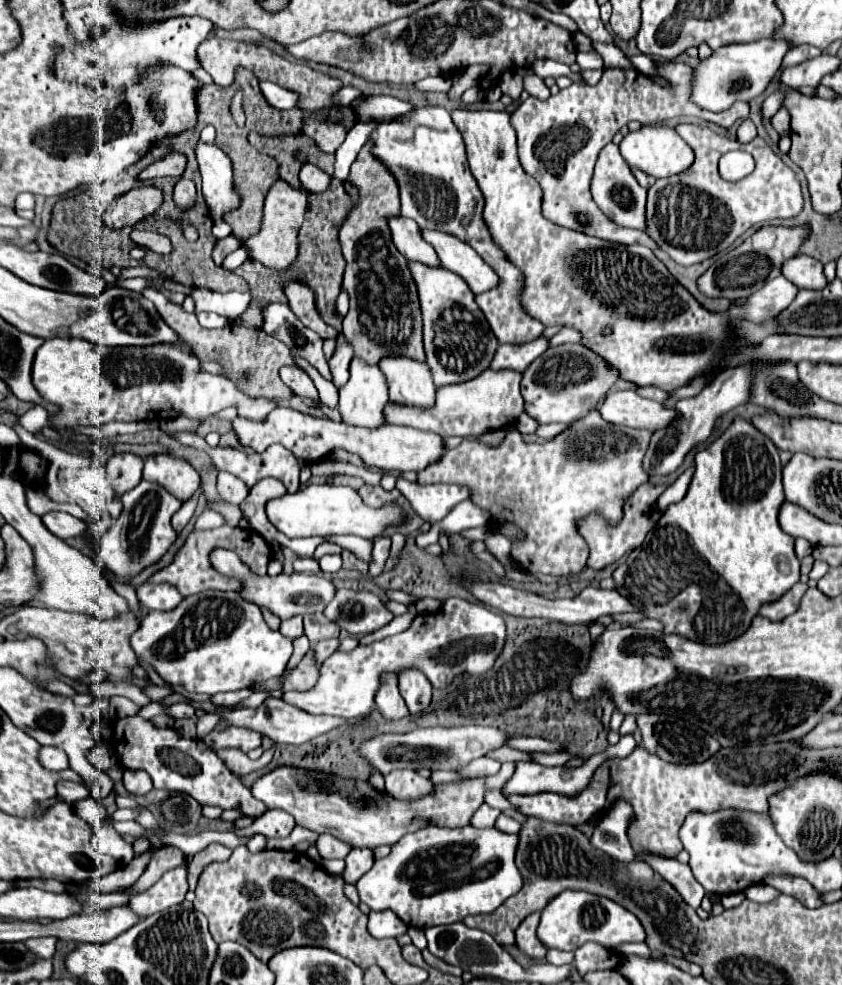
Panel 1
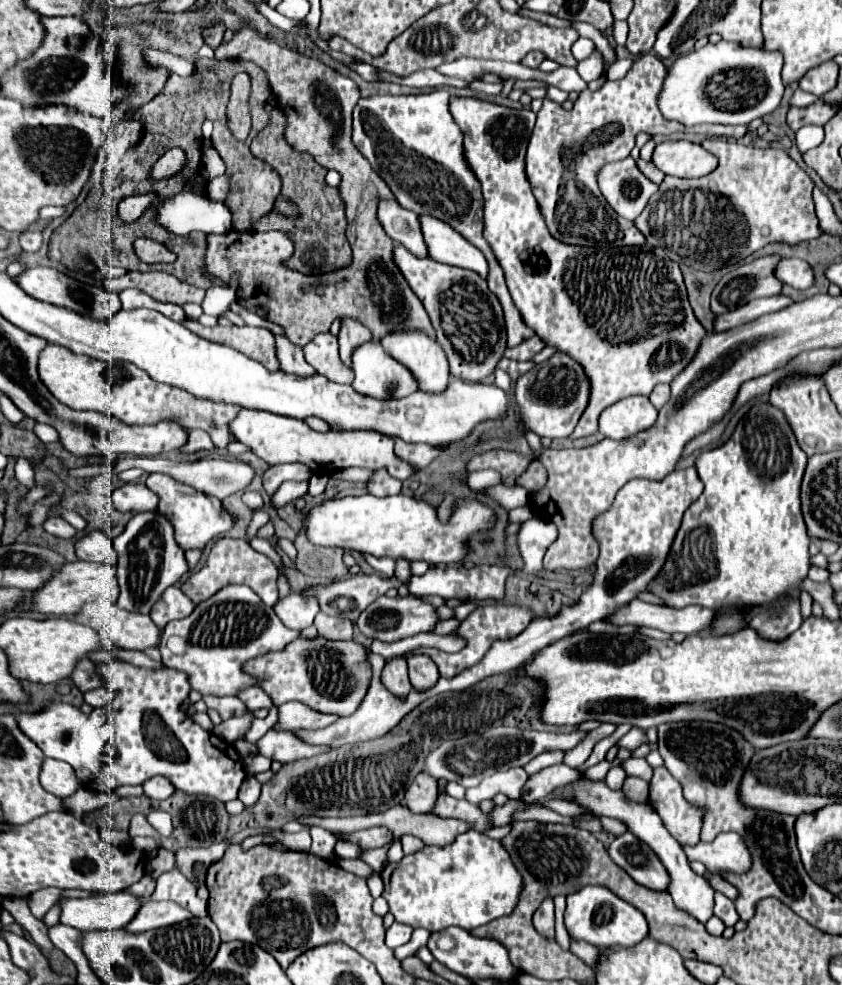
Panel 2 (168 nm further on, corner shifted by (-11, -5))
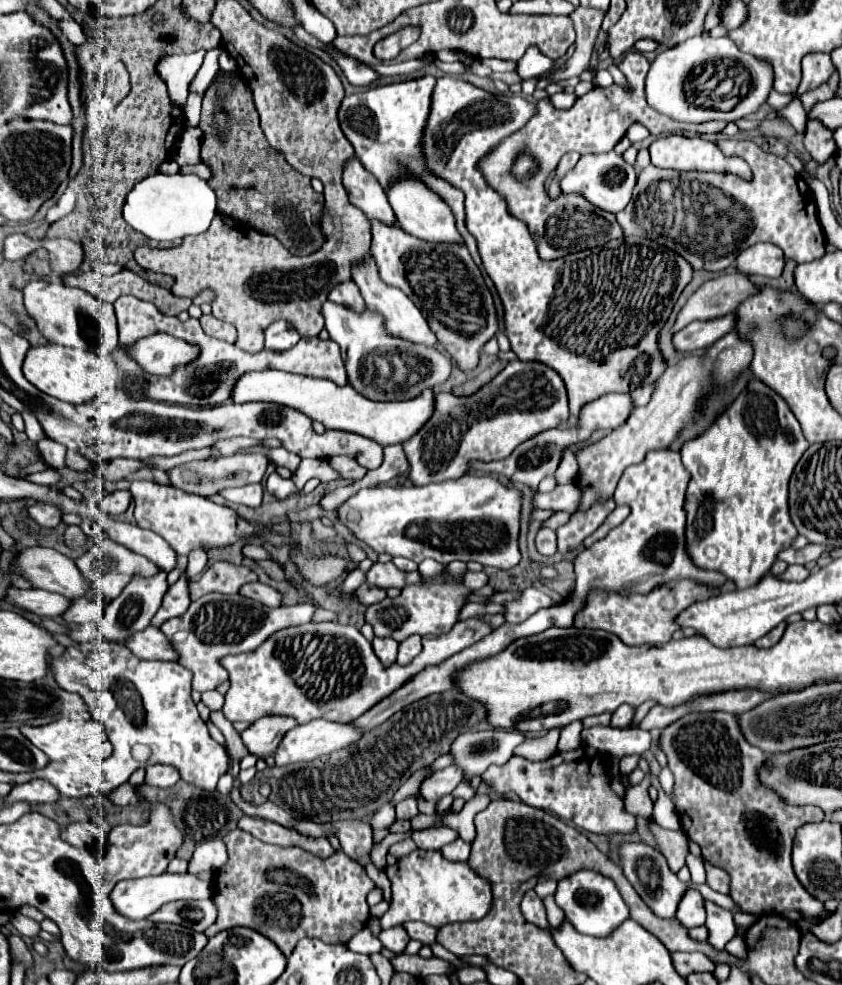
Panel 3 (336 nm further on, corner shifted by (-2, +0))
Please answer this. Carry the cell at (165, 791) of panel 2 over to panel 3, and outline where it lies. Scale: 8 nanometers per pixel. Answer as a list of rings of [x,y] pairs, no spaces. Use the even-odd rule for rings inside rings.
[[[149,765],[147,767],[147,775],[145,775],[145,783],[153,785],[153,787],[173,787],[177,781],[181,779],[179,771],[173,765]]]

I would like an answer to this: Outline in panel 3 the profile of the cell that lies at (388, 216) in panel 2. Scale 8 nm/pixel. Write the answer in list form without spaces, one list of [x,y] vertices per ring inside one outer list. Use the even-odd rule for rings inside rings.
[[[357,157],[345,161],[343,185],[349,193],[349,201],[359,207],[367,217],[377,217],[387,225],[397,225],[393,209],[385,197],[385,189],[375,181],[375,177],[361,165]]]

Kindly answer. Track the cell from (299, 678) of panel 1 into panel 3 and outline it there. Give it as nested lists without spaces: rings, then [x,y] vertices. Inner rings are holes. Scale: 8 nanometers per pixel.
[[[483,619],[459,621],[451,633],[443,633],[441,637],[422,636],[423,649],[409,665],[393,663],[385,667],[369,643],[373,639],[373,627],[369,623],[365,623],[361,631],[341,623],[305,623],[285,627],[265,639],[255,651],[221,659],[231,681],[223,713],[231,723],[253,723],[267,715],[293,717],[299,725],[317,717],[349,723],[389,697],[425,667],[443,663],[451,655],[481,641],[491,631],[493,627]]]

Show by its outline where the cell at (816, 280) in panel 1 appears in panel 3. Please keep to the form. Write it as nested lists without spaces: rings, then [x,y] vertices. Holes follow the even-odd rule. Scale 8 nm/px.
[[[757,243],[737,257],[737,271],[761,277],[779,277],[785,265],[783,251],[773,243]]]

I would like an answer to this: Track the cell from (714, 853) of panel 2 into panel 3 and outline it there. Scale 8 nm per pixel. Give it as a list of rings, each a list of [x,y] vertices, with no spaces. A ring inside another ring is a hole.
[[[649,823],[649,829],[655,835],[657,843],[661,845],[663,855],[667,857],[669,869],[673,873],[679,873],[679,869],[685,865],[685,855],[689,851],[685,833],[681,833],[681,831],[667,831],[667,829],[659,827],[657,823]]]

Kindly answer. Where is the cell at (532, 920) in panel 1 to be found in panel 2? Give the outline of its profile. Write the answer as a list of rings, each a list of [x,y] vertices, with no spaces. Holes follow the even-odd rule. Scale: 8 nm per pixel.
[[[546,898],[534,912],[534,928],[544,938],[554,938],[554,902]]]

